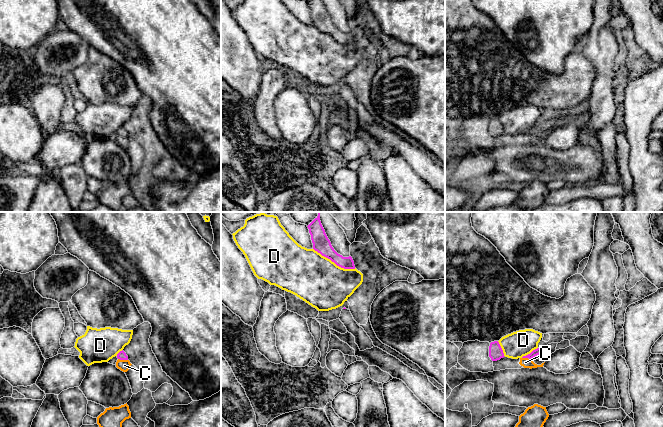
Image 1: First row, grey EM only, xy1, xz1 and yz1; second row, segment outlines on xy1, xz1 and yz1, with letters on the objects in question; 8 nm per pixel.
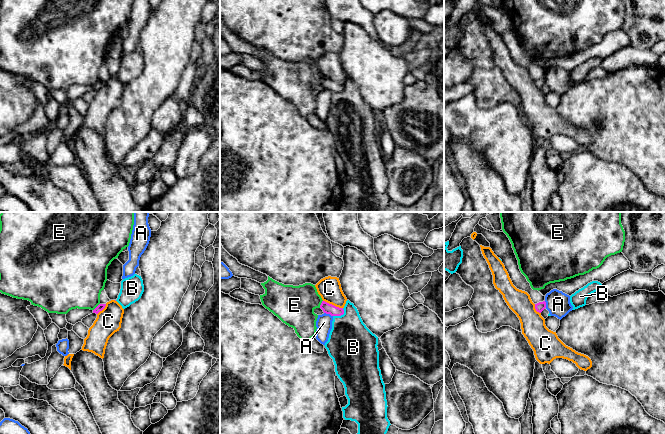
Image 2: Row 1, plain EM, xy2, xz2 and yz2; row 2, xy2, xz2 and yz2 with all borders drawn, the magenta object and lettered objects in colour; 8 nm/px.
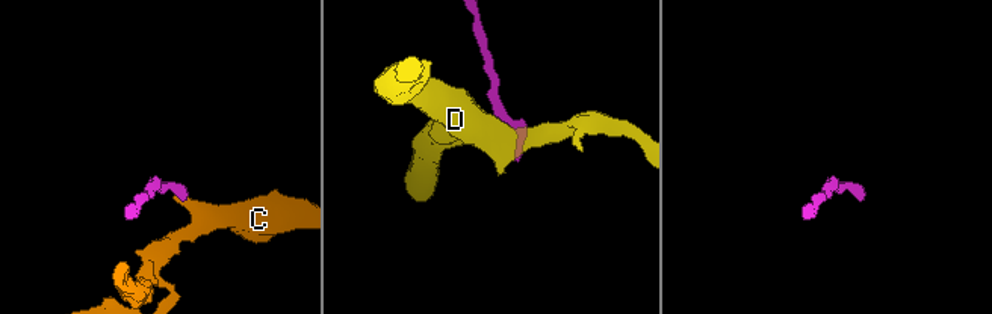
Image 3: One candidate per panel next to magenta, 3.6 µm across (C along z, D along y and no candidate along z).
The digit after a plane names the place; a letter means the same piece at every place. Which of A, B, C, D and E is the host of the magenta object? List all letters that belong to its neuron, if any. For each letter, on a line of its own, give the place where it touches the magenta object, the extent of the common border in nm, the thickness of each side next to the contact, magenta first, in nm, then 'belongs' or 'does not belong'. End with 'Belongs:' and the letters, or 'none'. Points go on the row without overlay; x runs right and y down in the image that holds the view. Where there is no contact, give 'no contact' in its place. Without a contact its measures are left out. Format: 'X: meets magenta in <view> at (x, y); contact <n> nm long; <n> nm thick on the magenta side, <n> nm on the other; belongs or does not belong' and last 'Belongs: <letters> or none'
A: meets magenta in xz2 at (328, 89); contact 80 nm long; 90 nm thick on the magenta side, 130 nm on the other; does not belong
B: meets magenta in xz2 at (340, 91); contact 110 nm long; 90 nm thick on the magenta side, 380 nm on the other; does not belong
C: meets magenta in xz2 at (333, 81); contact 170 nm long; 90 nm thick on the magenta side, 190 nm on the other; does not belong
D: meets magenta in xz1 at (334, 38); contact 380 nm long; 140 nm thick on the magenta side, 400 nm on the other; does not belong
E: meets magenta in xz2 at (321, 80); contact 70 nm long; 90 nm thick on the magenta side, 320 nm on the other; does not belong
Belongs: none

